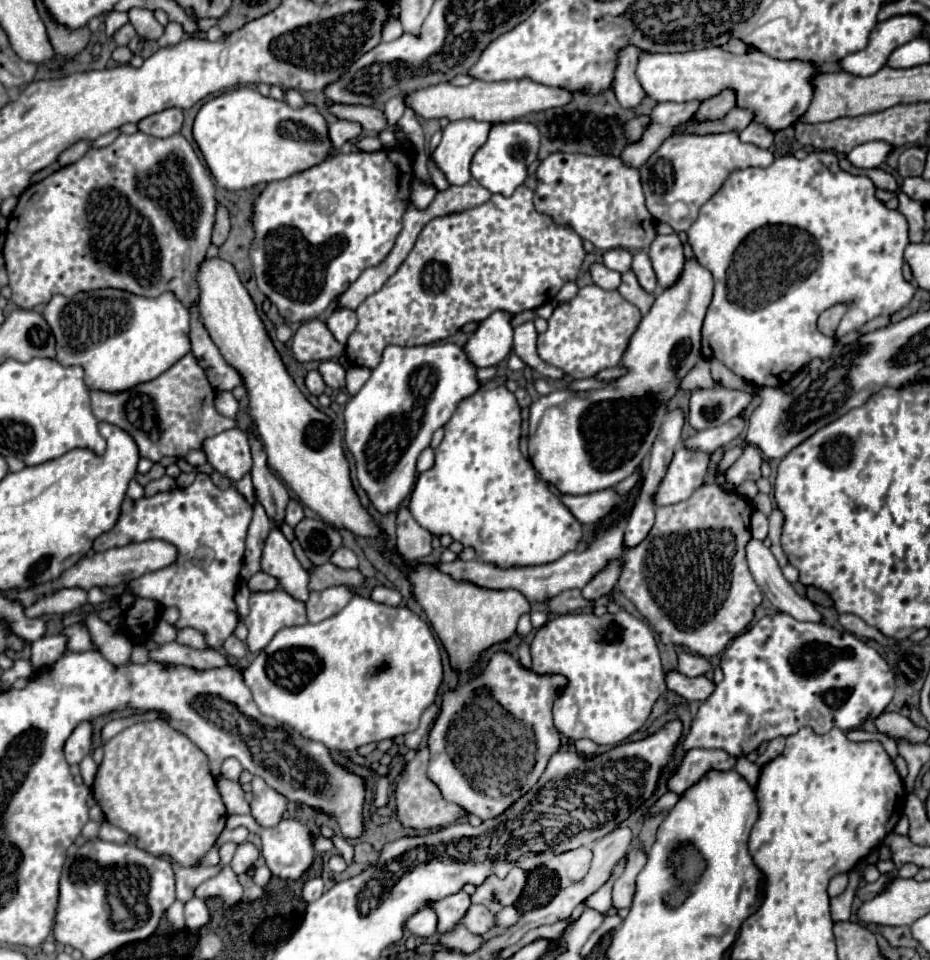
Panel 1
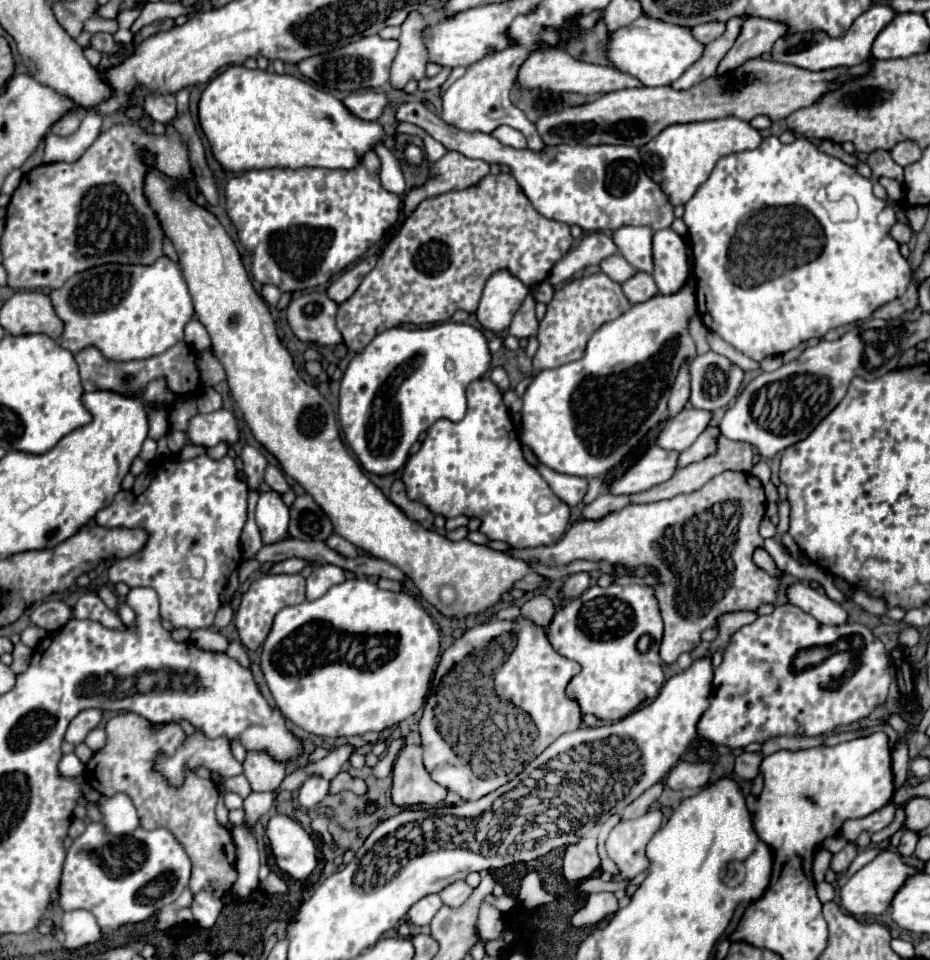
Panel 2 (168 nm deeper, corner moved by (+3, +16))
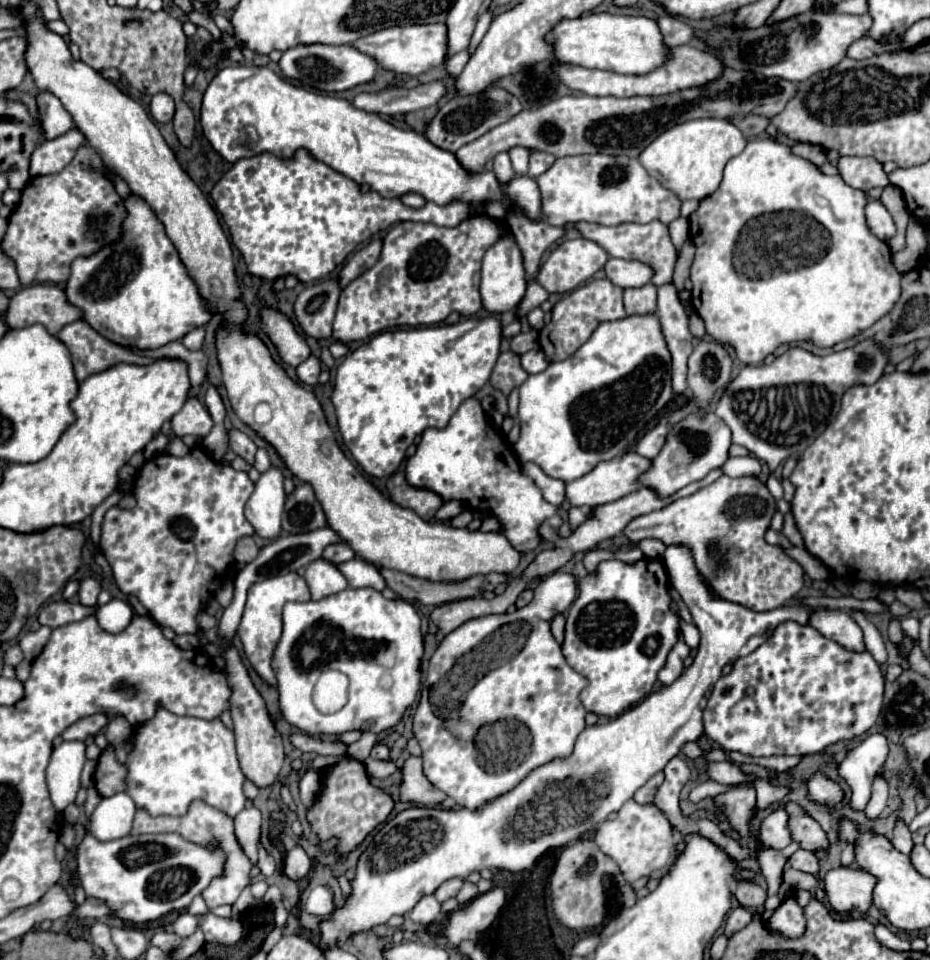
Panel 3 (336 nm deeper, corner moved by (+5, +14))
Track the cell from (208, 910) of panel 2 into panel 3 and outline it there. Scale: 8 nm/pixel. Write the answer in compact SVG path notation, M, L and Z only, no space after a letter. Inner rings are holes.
M206 912L200 918L200 930L204 932L206 942L220 942L220 944L236 944L242 938L242 924L234 918L220 918L212 912Z

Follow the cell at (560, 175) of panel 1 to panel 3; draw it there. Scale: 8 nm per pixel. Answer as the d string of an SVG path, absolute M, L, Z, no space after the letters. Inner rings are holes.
M606 154L556 158L556 162L534 180L538 182L542 198L542 214L552 226L576 222L618 226L624 222L648 224L654 220L670 224L680 216L680 200L656 178L650 178L636 158L614 158Z

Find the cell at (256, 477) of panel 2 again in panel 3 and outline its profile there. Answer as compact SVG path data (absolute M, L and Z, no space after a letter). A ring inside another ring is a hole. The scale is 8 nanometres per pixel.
M230 430L228 434L228 442L230 442L230 448L232 452L236 452L240 458L244 458L250 466L254 464L254 454L256 454L256 444L240 430Z

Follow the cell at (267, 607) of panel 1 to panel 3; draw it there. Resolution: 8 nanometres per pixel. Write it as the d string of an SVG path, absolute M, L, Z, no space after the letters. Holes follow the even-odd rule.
M290 572L290 574L278 576L278 578L268 578L268 580L256 582L248 590L246 608L244 608L240 626L238 626L238 636L242 640L246 658L256 668L256 672L268 684L274 684L274 686L276 686L276 678L274 678L270 660L272 660L272 652L274 652L274 648L276 648L276 644L280 640L280 634L282 634L282 606L286 602L290 602L290 600L294 600L294 602L308 602L310 600L308 586L306 586L304 578L298 576L296 572Z

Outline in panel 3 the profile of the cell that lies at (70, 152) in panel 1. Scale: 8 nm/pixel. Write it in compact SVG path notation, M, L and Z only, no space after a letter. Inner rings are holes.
M42 92L36 100L38 100L38 112L40 112L40 120L42 120L46 140L58 138L74 126L72 116L64 110L62 102L54 94Z

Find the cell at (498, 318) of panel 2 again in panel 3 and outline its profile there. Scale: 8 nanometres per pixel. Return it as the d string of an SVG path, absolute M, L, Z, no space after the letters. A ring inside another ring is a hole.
M512 236L500 238L484 256L482 262L482 284L480 284L480 296L482 296L482 306L488 314L504 314L512 308L518 306L526 290L526 280L524 280L524 266L522 266L522 252Z

